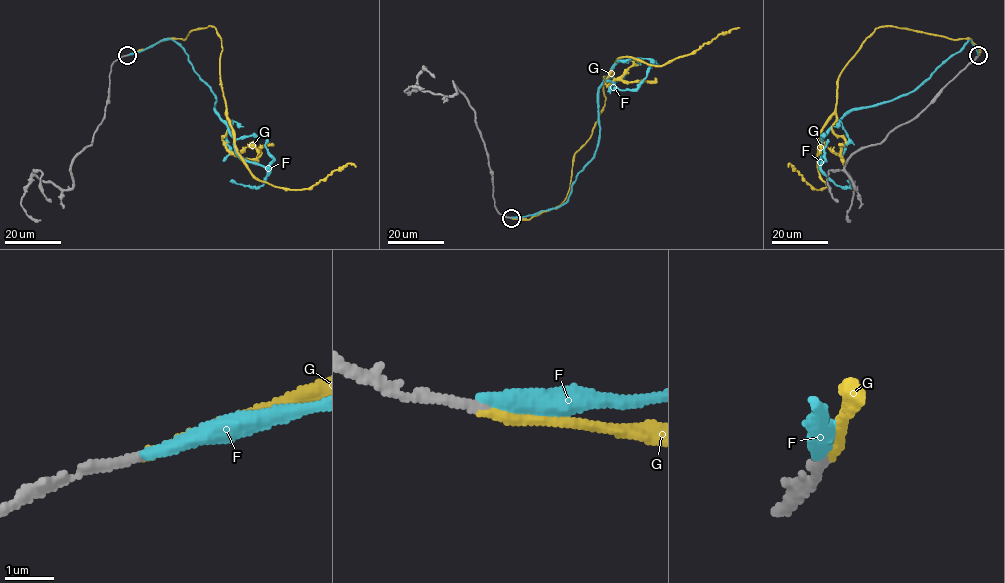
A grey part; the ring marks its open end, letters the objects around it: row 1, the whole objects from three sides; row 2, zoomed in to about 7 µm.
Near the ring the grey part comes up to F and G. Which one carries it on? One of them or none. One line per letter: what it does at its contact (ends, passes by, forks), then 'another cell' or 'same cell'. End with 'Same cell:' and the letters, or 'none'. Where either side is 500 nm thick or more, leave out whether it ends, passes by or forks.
F: it ends | another cell
G: it ends | same cell
Same cell: G

